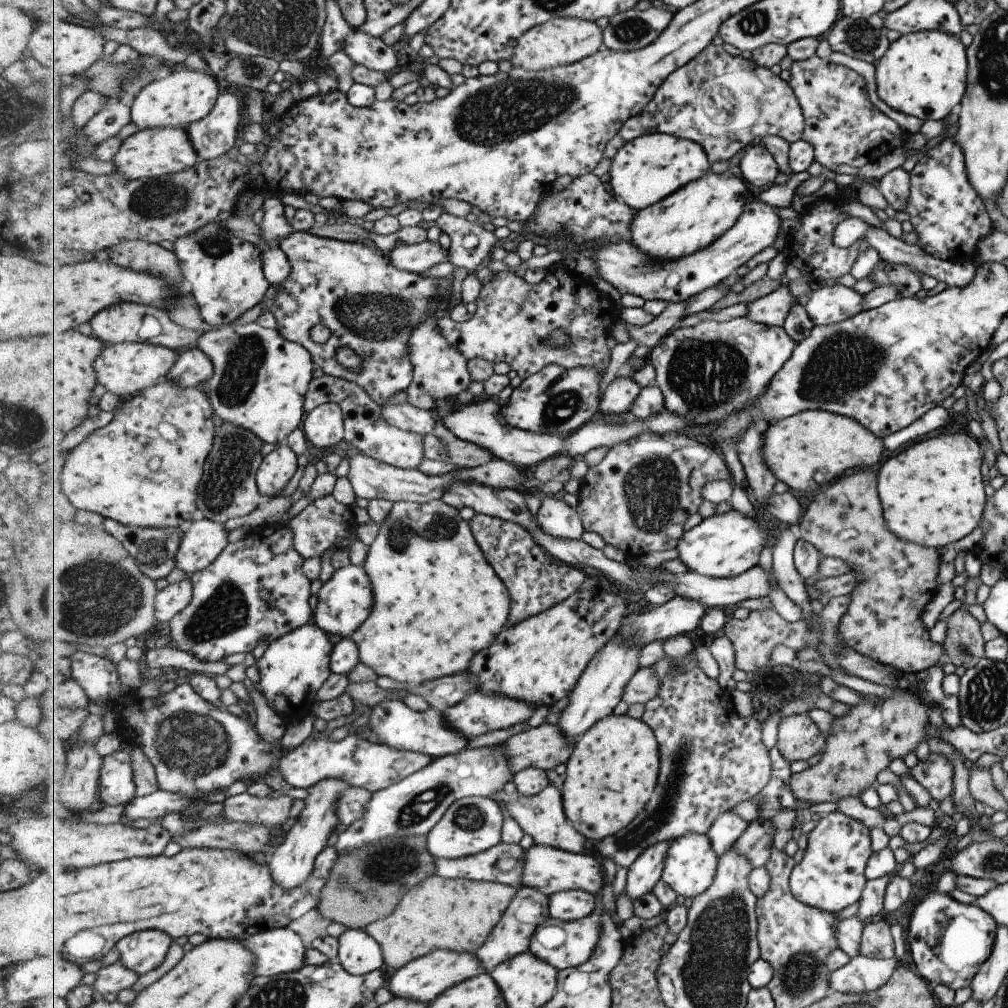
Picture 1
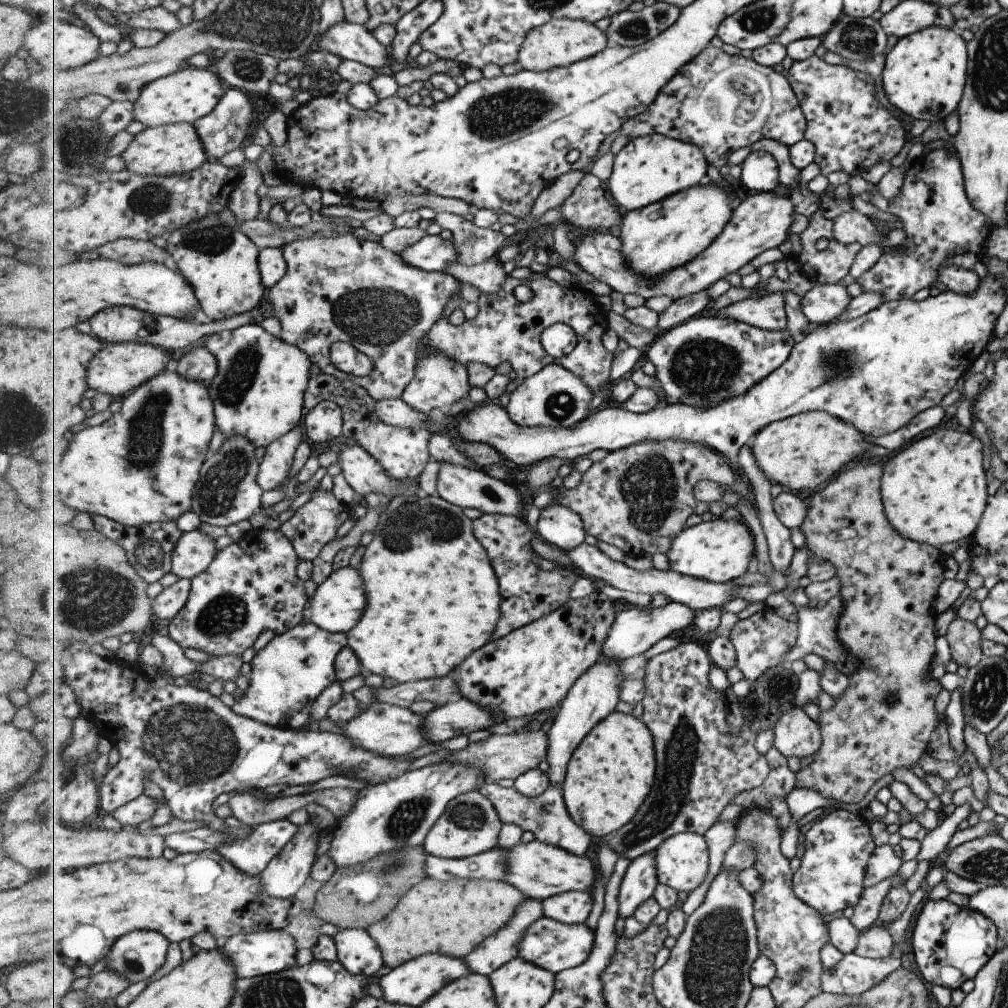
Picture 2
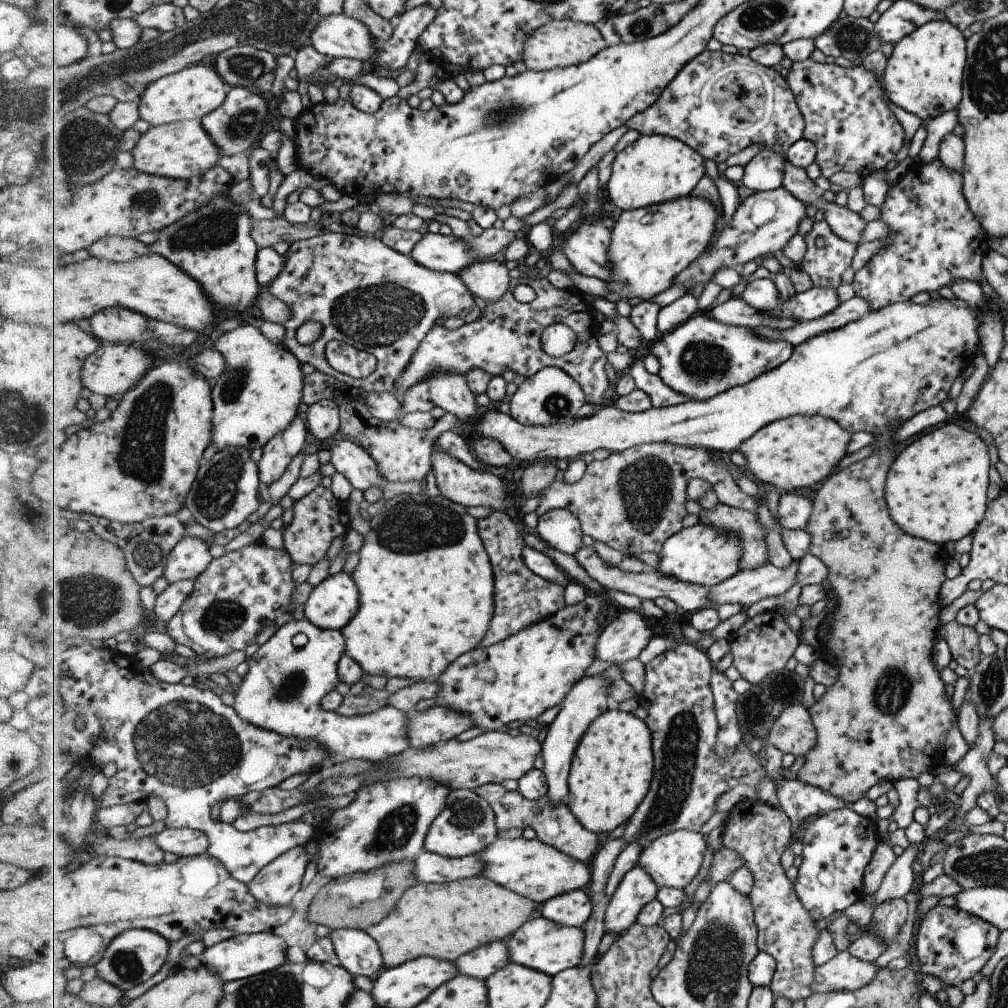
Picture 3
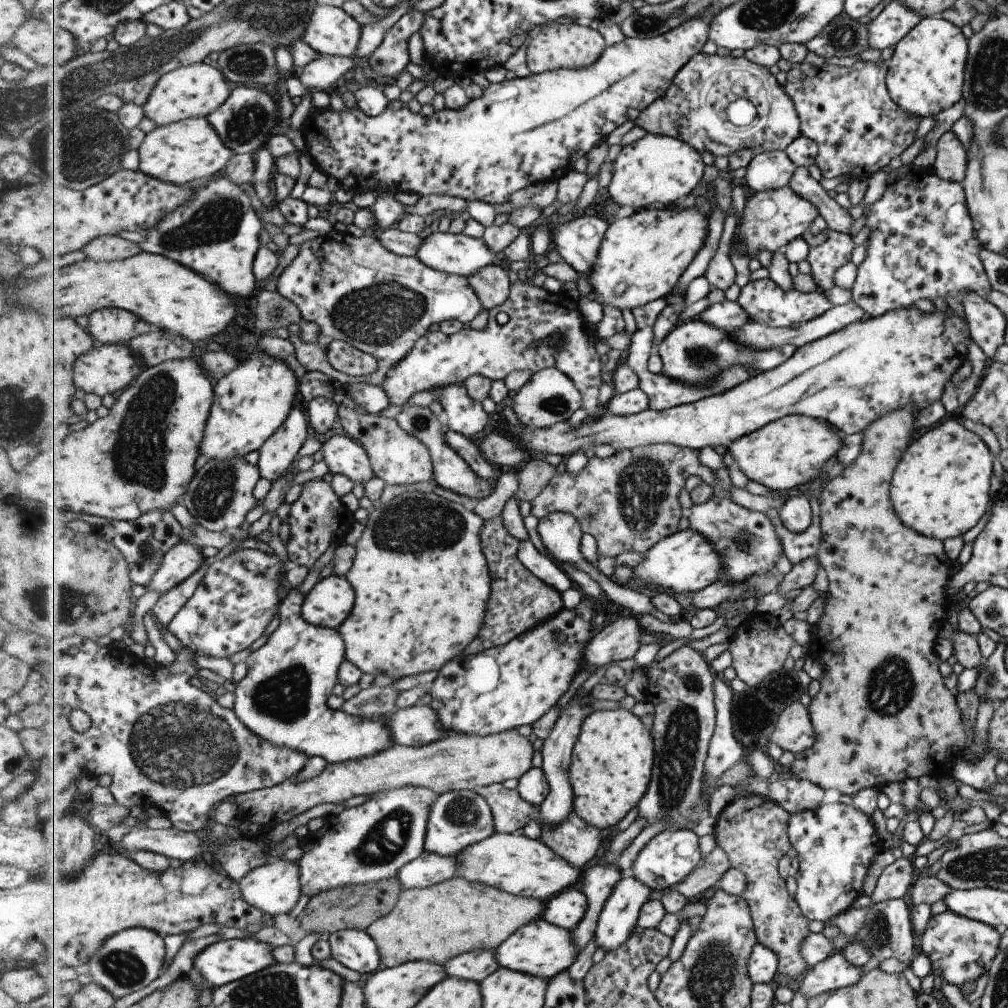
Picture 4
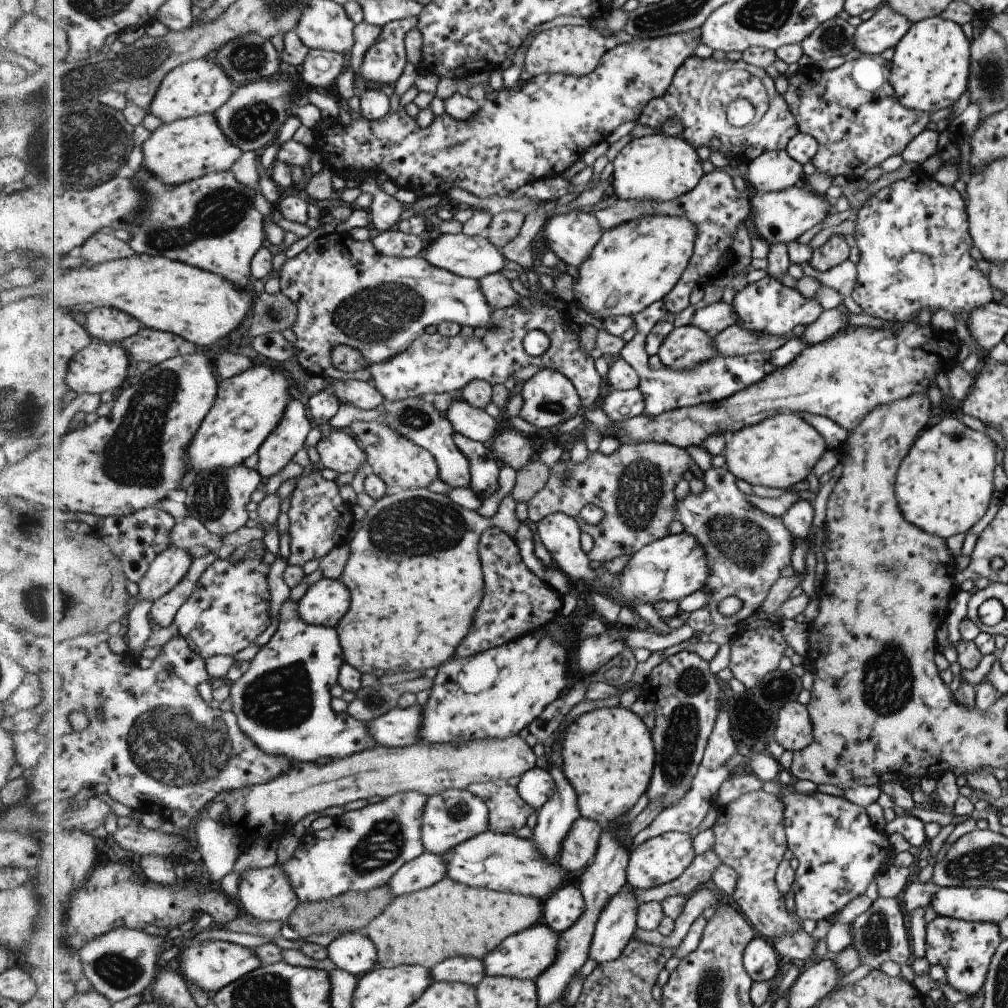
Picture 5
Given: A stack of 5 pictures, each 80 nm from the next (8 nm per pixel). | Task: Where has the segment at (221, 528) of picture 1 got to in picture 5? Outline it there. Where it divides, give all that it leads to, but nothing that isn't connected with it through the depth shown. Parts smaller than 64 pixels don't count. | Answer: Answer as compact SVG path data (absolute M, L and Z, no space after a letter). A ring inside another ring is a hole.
M171 546L164 550L151 565L144 580L138 583L136 600L155 602L170 593L190 572L194 560L188 548Z

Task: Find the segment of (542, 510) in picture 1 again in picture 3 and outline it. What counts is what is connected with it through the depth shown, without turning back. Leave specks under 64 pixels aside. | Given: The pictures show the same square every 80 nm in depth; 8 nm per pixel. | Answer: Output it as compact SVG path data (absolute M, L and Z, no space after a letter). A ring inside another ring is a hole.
M551 510L540 516L536 531L551 548L569 556L576 556L583 547L581 521L570 510Z

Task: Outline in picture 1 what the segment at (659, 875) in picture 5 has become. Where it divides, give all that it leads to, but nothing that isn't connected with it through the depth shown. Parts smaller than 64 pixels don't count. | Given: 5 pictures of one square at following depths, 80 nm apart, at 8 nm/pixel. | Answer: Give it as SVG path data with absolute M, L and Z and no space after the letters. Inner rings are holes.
M688 833L673 840L672 847L666 856L666 865L662 879L685 899L694 899L706 892L718 876L720 858L715 852L708 834Z

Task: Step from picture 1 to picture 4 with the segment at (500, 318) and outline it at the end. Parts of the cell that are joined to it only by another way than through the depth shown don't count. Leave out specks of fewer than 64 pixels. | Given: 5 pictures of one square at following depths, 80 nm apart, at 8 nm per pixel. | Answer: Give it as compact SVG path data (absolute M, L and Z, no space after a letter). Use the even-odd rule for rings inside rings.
M517 282L512 285L509 300L503 306L489 310L485 329L469 328L451 336L441 330L428 332L417 340L413 350L397 366L387 372L383 388L391 404L403 406L419 392L461 384L471 376L485 376L495 382L504 380L514 370L529 370L535 374L547 368L557 368L578 387L583 396L582 408L588 412L588 418L603 418L608 411L607 405L602 405L599 400L599 390L605 387L603 372L599 364L599 352L589 340L586 325L578 300L567 298L562 292L553 294L547 288L533 286L529 282ZM499 312L508 315L506 324L497 322ZM553 334L561 334L565 344L551 346Z

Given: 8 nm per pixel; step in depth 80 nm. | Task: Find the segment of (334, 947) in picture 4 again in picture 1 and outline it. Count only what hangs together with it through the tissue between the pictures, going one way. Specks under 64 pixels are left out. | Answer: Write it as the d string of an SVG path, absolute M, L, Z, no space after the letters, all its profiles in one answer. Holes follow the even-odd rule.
M347 929L338 939L340 949L337 962L340 962L349 974L363 976L386 966L382 946L365 929Z

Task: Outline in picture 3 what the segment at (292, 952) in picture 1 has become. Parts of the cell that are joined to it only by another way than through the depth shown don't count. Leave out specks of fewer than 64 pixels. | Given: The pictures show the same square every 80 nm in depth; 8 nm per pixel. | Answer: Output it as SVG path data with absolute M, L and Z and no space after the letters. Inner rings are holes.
M275 932L243 933L206 948L199 958L211 972L215 972L223 982L229 983L279 969L279 966L288 962L288 948L286 939Z

